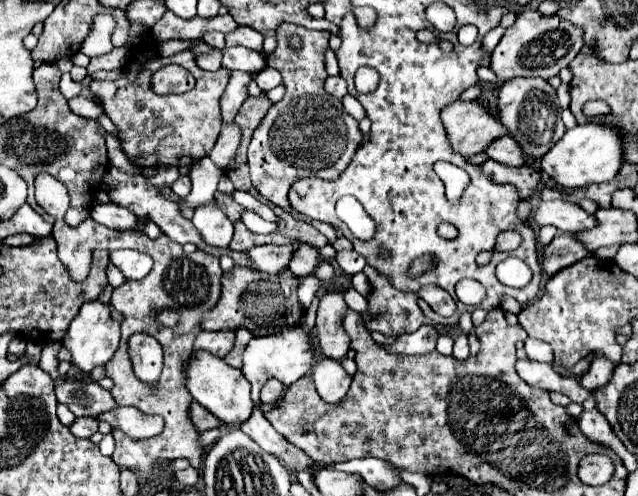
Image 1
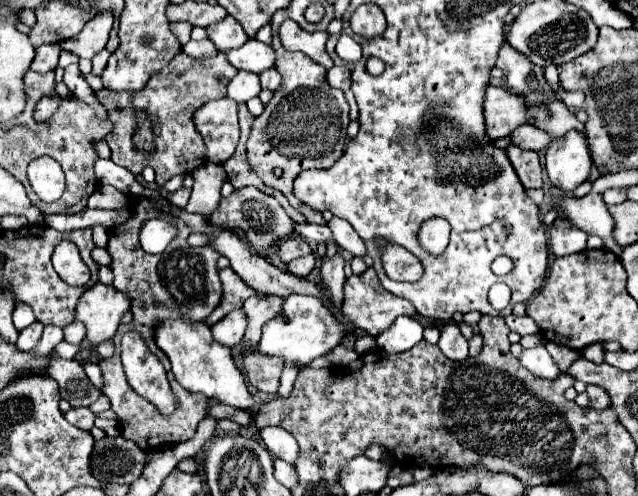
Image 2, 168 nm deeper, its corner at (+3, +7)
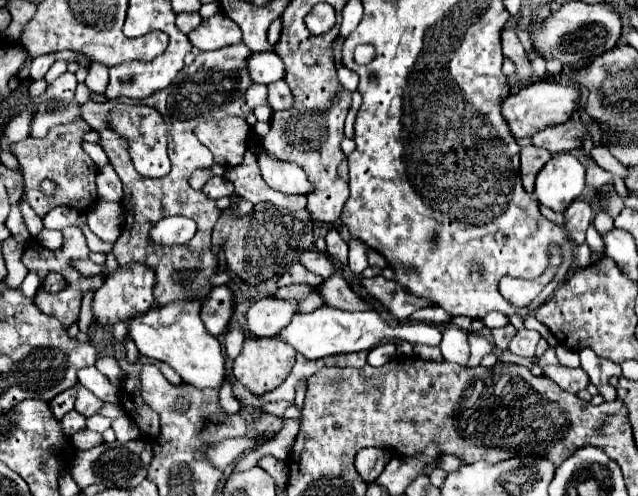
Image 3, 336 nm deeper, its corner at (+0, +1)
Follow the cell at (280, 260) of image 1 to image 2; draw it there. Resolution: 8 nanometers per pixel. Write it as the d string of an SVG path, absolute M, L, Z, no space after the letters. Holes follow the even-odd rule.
M287 238L287 240L281 240L281 244L279 244L279 258L285 264L289 264L295 258L307 256L311 252L313 252L311 246L303 238Z

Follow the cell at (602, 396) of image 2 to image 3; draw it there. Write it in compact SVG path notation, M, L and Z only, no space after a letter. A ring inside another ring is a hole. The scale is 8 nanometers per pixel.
M580 350L580 366L590 376L590 382L598 388L598 392L604 396L606 402L616 400L616 388L608 384L610 376L620 376L620 366L612 360L600 358L592 350Z

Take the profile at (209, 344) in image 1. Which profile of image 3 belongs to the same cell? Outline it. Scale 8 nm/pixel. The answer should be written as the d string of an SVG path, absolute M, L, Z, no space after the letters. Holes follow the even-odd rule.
M262 298L252 304L246 314L246 330L254 338L272 338L280 328L288 326L294 316L296 300L274 300Z

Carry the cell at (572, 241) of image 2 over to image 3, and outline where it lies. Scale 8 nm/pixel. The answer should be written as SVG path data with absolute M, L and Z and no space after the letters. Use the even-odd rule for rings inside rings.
M578 200L572 202L572 206L568 206L568 210L564 212L564 230L568 230L568 238L578 246L584 244L584 236L586 230L592 222L592 208L588 202Z

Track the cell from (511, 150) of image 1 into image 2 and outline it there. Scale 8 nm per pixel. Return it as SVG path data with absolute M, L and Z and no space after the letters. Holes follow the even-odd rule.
M533 124L519 126L515 132L511 132L511 138L513 138L515 146L519 146L523 150L535 150L535 152L541 152L553 140L553 136L549 136L547 132L543 132L541 128L537 128Z

